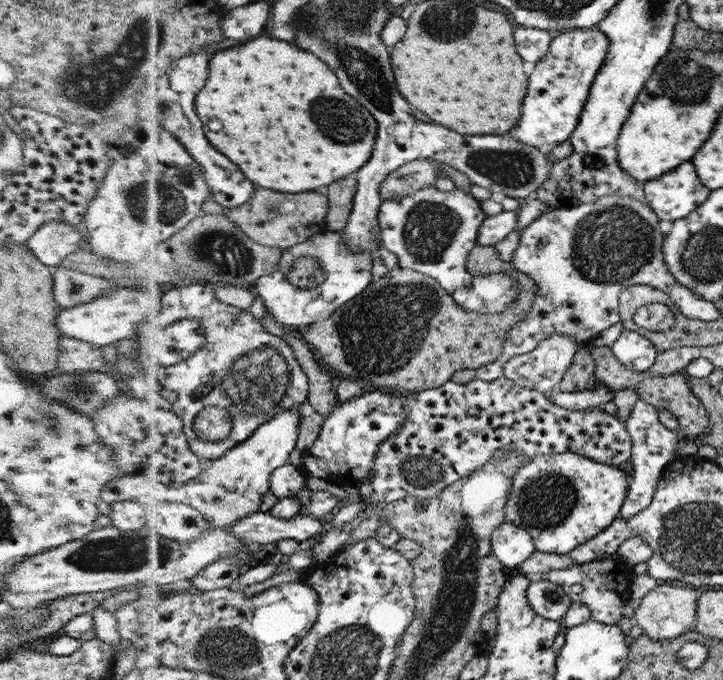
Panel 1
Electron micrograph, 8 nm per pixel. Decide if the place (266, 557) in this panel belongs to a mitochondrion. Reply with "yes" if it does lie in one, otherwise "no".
no

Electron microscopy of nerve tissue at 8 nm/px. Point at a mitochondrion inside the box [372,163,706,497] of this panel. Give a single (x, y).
(610, 244)

